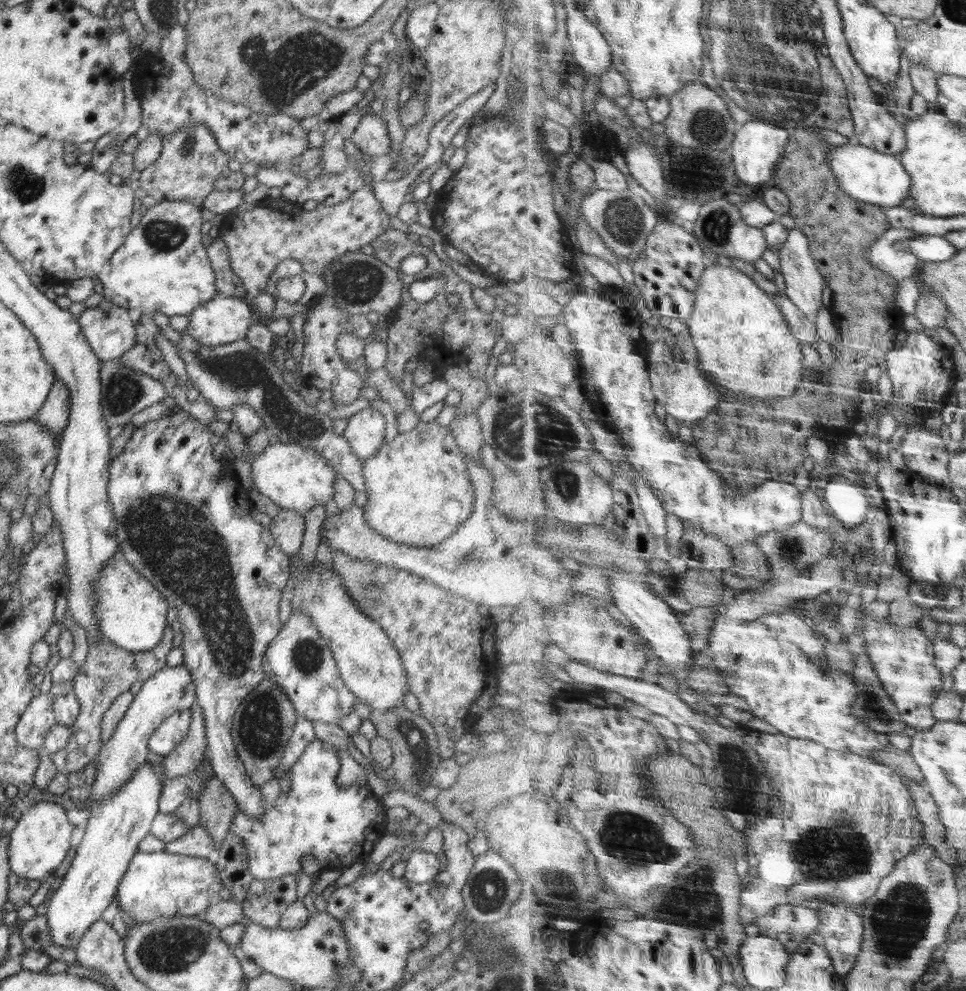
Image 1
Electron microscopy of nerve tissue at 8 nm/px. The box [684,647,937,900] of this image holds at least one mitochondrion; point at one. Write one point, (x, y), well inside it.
(820, 854)

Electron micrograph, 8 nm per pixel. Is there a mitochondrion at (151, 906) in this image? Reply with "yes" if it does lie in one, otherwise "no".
yes

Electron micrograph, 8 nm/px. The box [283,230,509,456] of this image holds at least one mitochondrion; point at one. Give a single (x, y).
(355, 282)

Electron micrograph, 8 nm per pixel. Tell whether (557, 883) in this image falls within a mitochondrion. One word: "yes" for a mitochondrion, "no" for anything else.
yes

